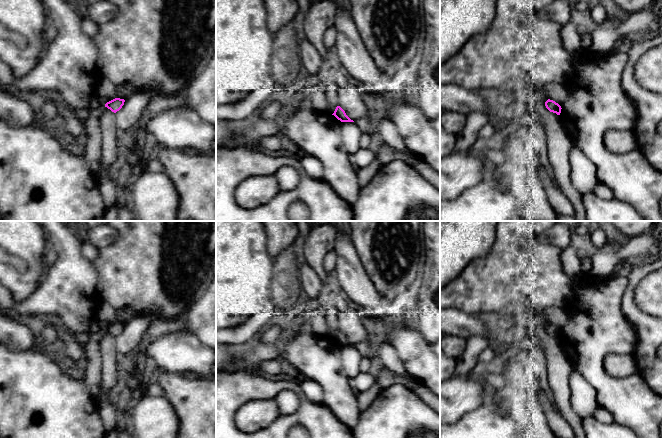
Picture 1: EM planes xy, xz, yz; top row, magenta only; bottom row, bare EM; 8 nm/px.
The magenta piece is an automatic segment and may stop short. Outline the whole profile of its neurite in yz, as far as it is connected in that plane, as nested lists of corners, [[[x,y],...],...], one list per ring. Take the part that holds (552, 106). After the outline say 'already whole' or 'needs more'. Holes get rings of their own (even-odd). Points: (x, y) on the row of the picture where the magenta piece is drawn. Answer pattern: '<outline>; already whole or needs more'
[[[548,99],[548,100],[545,102],[545,106],[546,106],[546,108],[547,108],[550,112],[553,112],[553,113],[556,113],[557,115],[560,115],[562,108],[561,108],[561,106],[560,106],[558,103],[556,103],[555,101]]]; already whole

